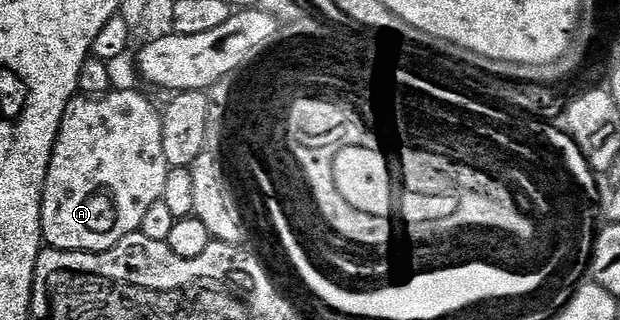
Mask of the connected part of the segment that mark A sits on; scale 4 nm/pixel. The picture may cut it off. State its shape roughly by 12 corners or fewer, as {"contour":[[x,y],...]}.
{"contour":[[138,90],[75,96],[42,189],[55,250],[139,233],[172,169]]}

